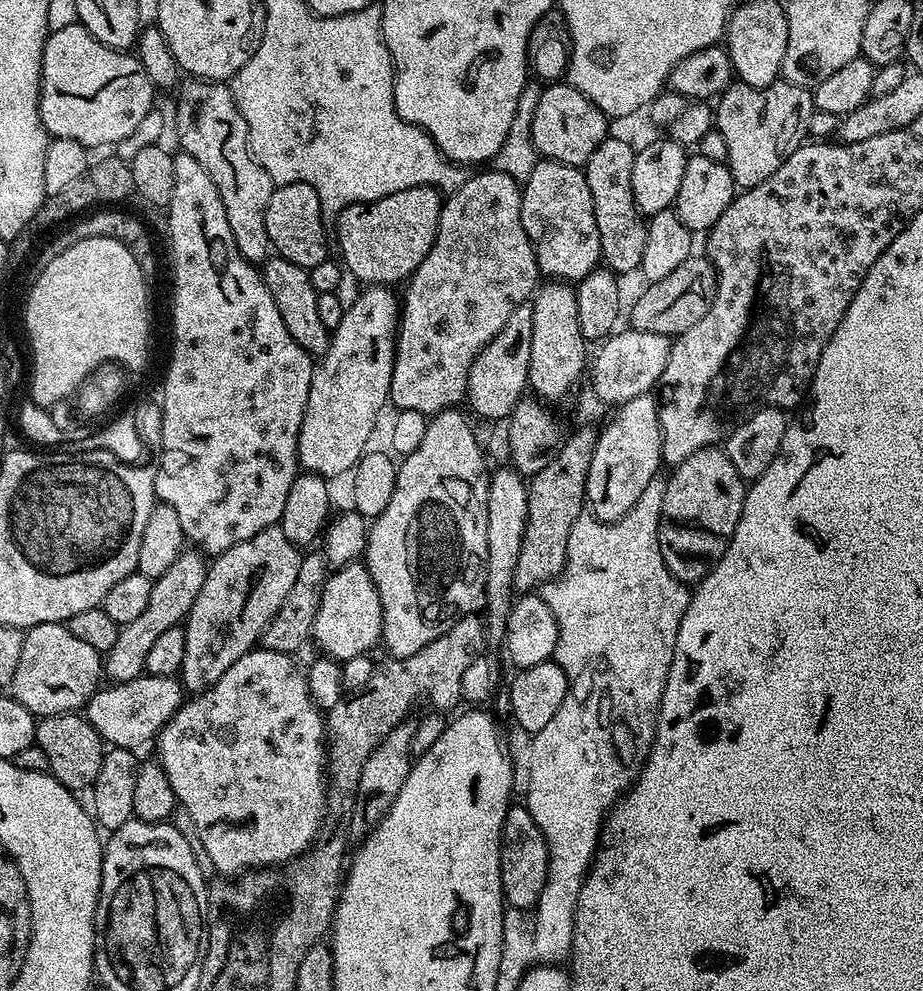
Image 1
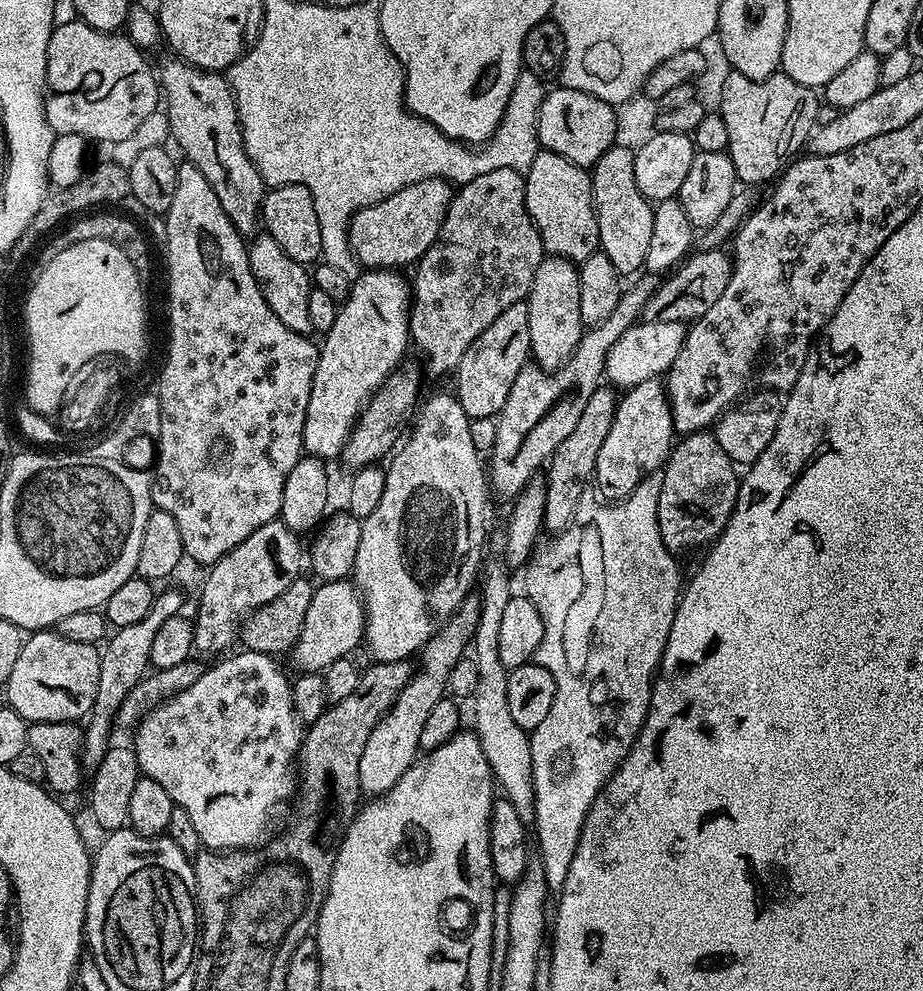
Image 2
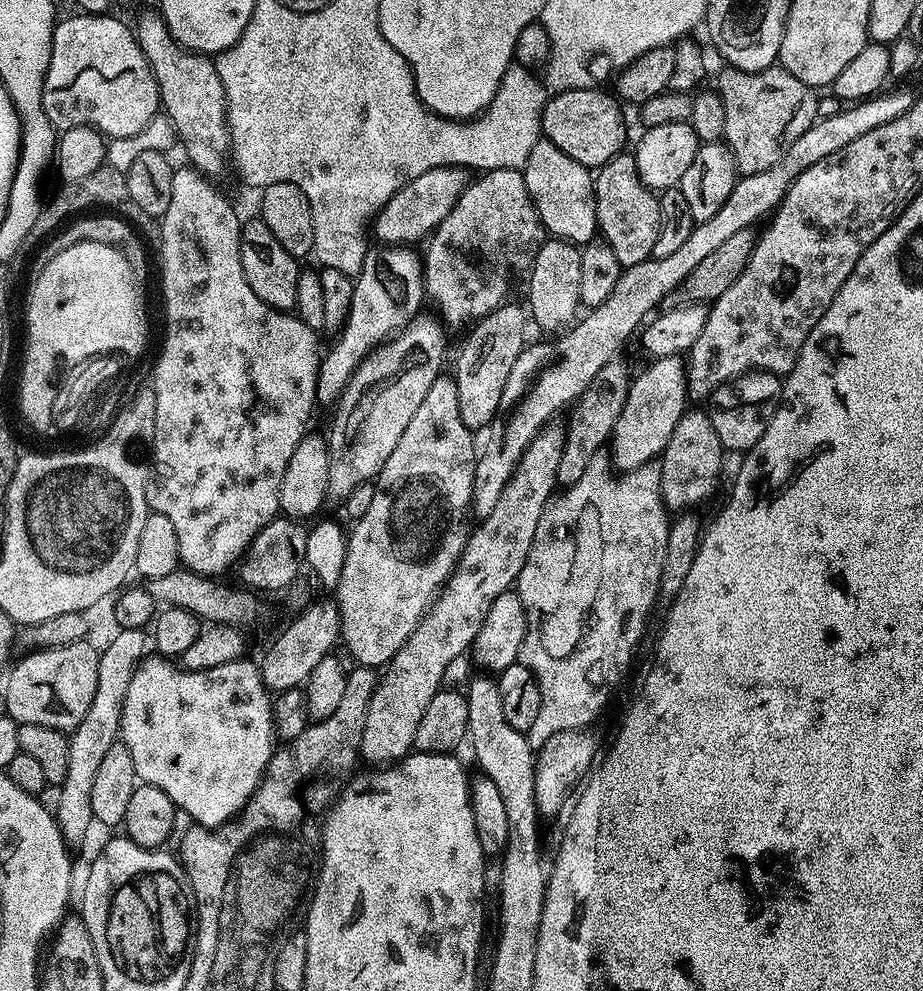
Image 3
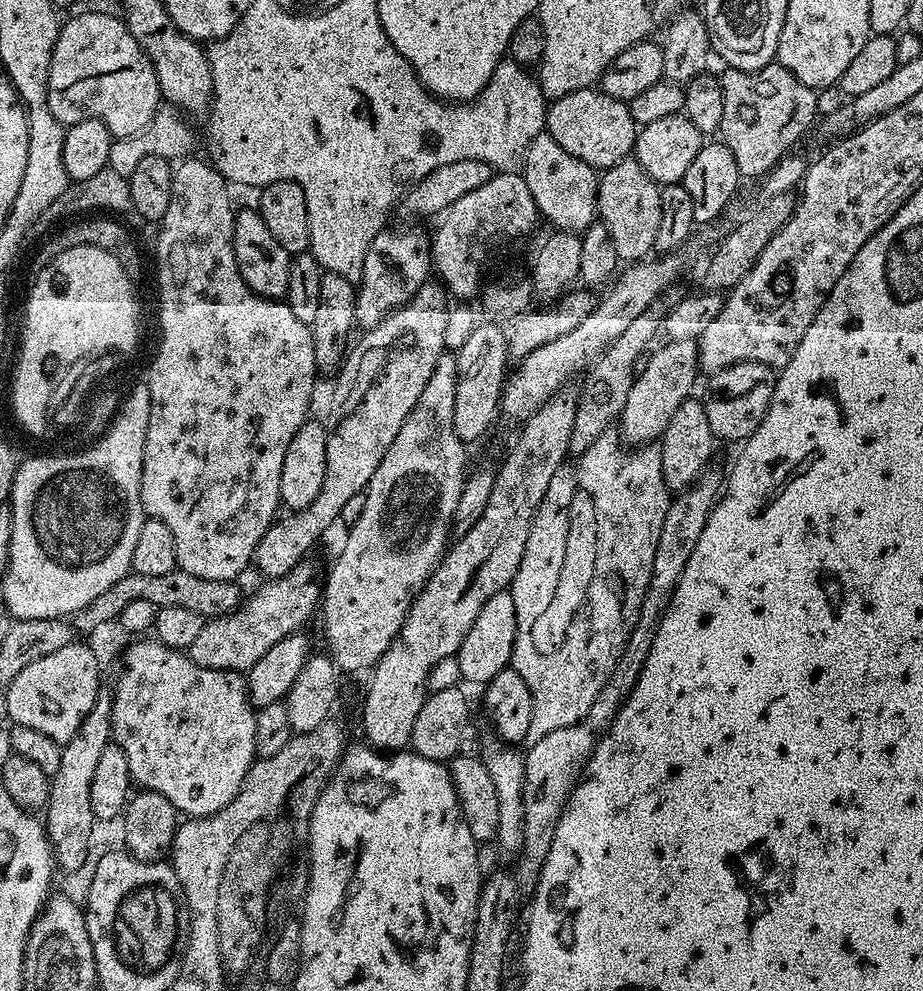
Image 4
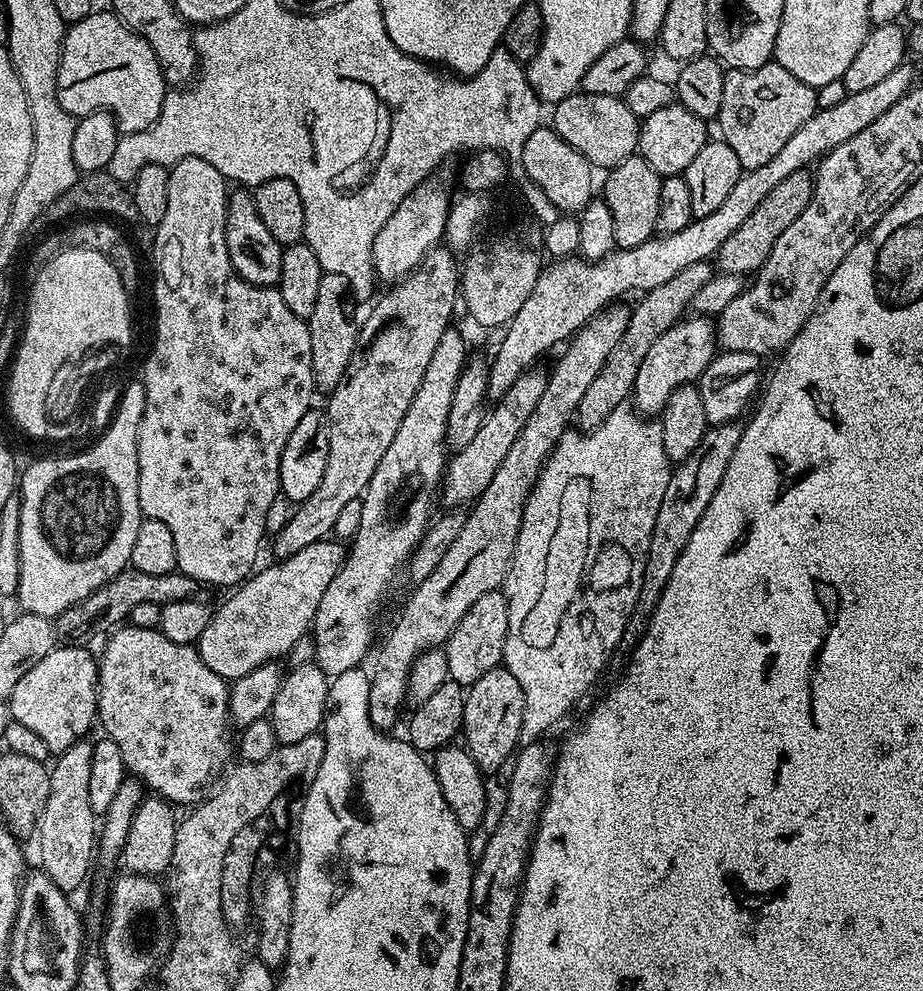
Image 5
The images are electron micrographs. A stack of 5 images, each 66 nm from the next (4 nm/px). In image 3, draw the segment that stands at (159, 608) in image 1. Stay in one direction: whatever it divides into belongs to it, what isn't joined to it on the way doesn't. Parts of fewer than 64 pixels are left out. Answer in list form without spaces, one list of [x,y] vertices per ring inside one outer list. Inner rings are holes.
[[[121,628],[115,633],[117,636],[109,642],[100,652],[98,662],[98,690],[94,690],[94,702],[90,702],[90,710],[86,710],[86,718],[78,722],[78,726],[72,729],[68,736],[68,757],[66,758],[66,778],[58,786],[60,792],[56,796],[56,808],[54,804],[54,815],[56,825],[60,833],[64,835],[69,845],[75,846],[88,832],[88,827],[93,827],[92,807],[90,806],[90,790],[94,786],[94,778],[102,763],[102,757],[106,750],[118,742],[120,734],[120,714],[126,696],[126,690],[130,686],[130,678],[134,678],[136,667],[140,665],[150,648],[150,640],[142,628]]]

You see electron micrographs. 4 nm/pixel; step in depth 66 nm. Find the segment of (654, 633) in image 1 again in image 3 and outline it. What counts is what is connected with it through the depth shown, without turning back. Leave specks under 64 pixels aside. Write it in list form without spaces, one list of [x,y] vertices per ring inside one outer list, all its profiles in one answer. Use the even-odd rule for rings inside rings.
[[[597,454],[592,457],[590,466],[582,474],[577,484],[571,485],[564,497],[553,499],[544,509],[542,518],[538,522],[538,530],[534,530],[534,542],[530,554],[526,558],[526,566],[522,566],[522,574],[518,581],[520,602],[524,607],[524,615],[528,617],[528,626],[524,634],[524,647],[522,649],[523,663],[532,671],[536,678],[536,685],[540,688],[540,705],[538,706],[538,718],[534,718],[534,726],[530,726],[527,732],[528,742],[533,750],[539,750],[550,738],[554,738],[559,732],[587,729],[587,724],[592,724],[599,714],[600,699],[603,698],[603,688],[607,684],[616,684],[620,675],[628,668],[640,639],[644,636],[644,627],[648,624],[648,615],[656,604],[656,595],[662,592],[660,569],[664,562],[664,546],[668,537],[669,513],[664,507],[662,490],[660,489],[660,466],[659,463],[643,464],[635,468],[633,472],[625,472],[611,476],[608,473],[610,460],[607,455]]]

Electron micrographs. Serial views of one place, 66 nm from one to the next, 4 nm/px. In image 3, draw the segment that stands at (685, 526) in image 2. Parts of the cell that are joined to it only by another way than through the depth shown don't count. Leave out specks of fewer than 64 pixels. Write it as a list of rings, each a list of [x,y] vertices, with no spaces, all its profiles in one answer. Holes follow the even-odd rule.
[[[685,411],[684,416],[674,426],[674,432],[670,434],[670,442],[666,442],[658,457],[660,489],[665,509],[692,510],[695,504],[706,499],[720,476],[724,456],[726,457],[726,452],[720,447],[720,439],[712,425],[711,415],[707,411]]]

